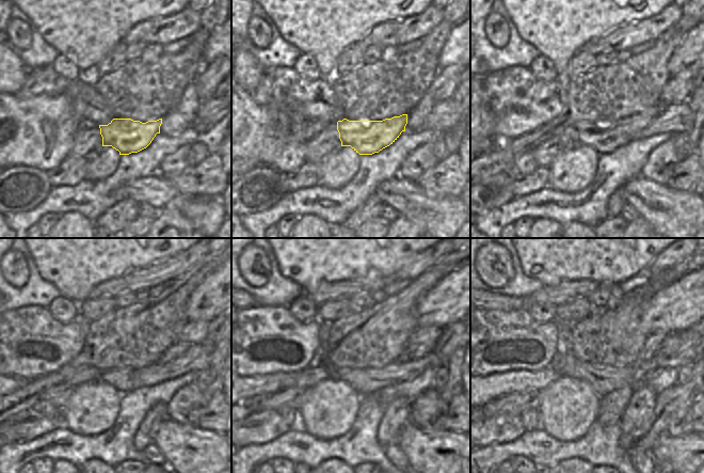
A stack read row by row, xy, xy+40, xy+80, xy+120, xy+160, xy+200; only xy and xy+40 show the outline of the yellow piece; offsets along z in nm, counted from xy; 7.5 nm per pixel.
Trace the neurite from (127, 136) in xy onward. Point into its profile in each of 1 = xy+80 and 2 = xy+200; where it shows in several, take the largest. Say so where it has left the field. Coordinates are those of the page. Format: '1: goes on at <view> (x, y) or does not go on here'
1: goes on at xy+80 (605, 138)
2: goes on at xy+200 (498, 384)

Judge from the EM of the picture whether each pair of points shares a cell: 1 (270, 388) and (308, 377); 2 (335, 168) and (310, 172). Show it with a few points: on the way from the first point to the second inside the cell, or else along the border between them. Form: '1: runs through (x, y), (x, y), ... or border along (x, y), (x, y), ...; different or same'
1: runs through (280, 380), (299, 378); same
2: border along (317, 163), (318, 184); different

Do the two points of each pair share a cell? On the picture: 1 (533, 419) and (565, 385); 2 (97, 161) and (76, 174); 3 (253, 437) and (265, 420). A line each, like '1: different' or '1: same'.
1: different
2: different
3: same

